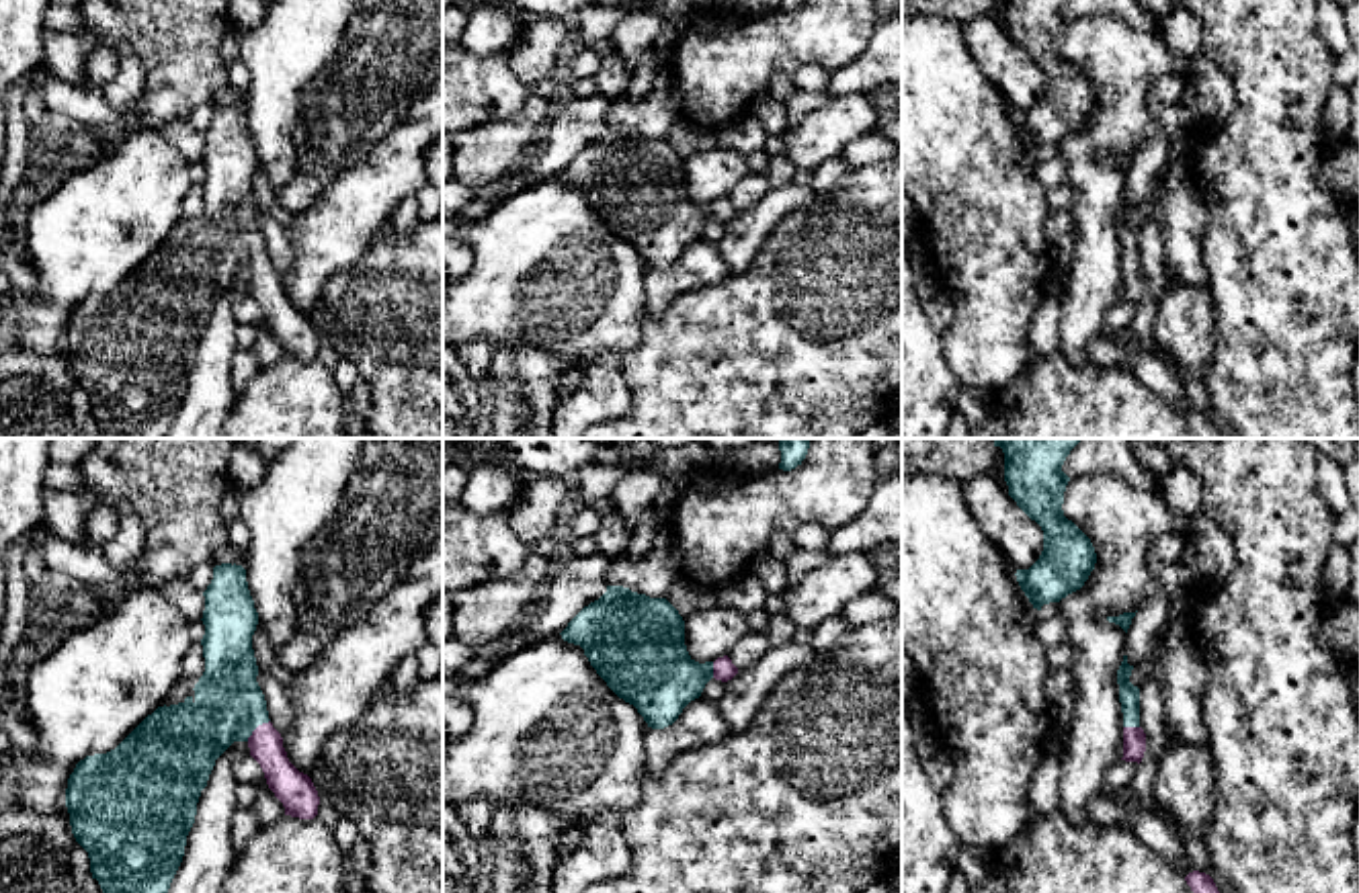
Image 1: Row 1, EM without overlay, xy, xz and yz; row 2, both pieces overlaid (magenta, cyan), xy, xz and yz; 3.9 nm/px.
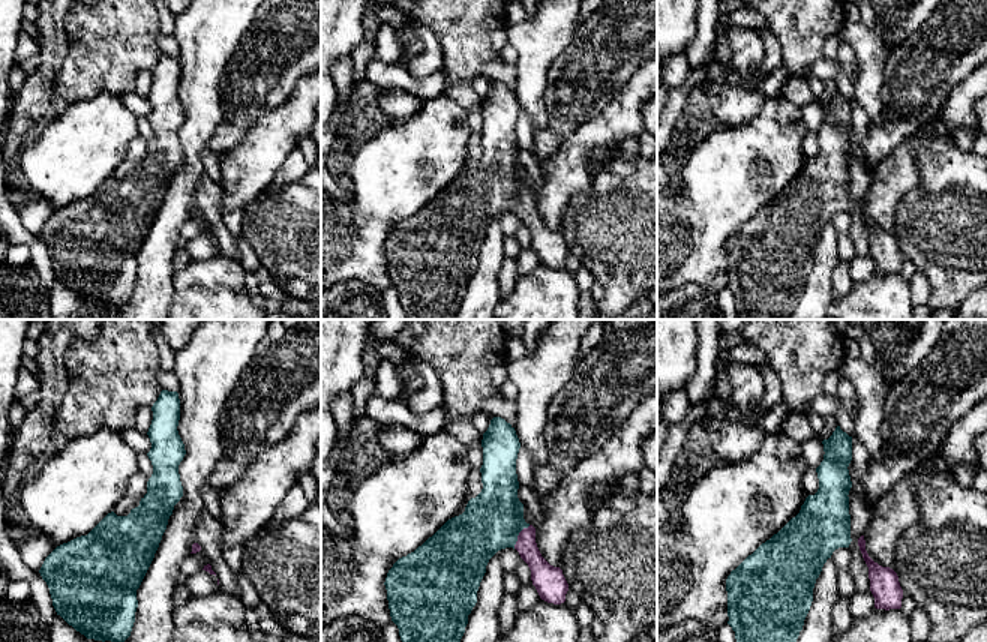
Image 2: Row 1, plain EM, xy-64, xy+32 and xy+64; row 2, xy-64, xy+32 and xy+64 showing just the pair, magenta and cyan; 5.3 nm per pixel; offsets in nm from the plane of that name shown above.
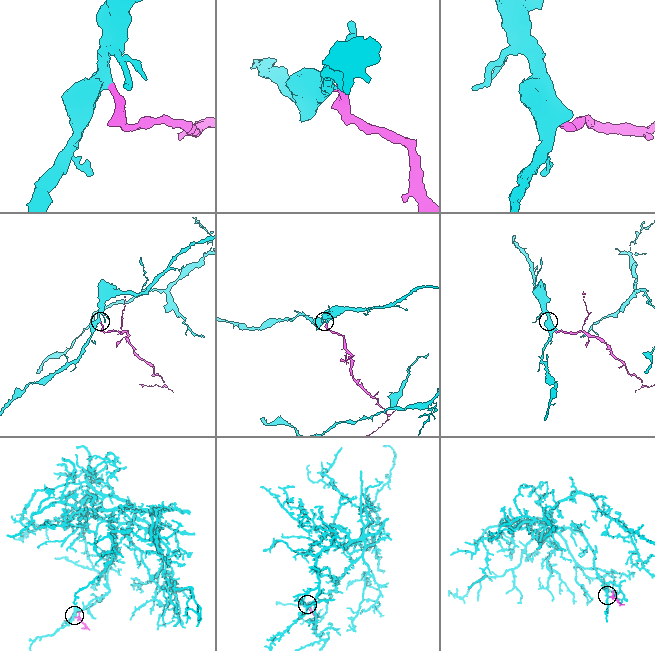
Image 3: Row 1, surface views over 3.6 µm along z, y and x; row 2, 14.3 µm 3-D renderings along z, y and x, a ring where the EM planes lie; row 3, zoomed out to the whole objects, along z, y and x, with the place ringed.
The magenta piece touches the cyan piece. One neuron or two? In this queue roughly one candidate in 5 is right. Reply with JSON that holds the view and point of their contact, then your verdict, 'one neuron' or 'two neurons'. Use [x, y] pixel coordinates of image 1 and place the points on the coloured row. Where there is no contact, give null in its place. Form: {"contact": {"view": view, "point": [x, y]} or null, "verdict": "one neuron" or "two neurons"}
{"contact": {"view": "xy", "point": [257, 728]}, "verdict": "one neuron"}

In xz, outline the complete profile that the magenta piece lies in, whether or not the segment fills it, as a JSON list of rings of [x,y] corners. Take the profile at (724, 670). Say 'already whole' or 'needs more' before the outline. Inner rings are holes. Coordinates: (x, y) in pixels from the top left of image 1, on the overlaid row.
needs more; [[[607,586],[607,592],[584,606],[560,635],[584,649],[590,666],[607,686],[633,705],[652,729],[672,725],[683,709],[701,696],[711,678],[728,682],[738,674],[728,655],[705,664],[689,655],[685,621],[666,598],[650,598],[623,586]]]

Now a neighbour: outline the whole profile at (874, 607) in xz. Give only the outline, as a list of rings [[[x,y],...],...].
[[[871,592],[847,604],[838,616],[853,627],[863,627],[875,621],[902,619],[902,602],[890,600],[879,592]]]

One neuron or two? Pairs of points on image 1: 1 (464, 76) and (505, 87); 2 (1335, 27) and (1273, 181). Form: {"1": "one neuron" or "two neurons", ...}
{"1": "one neuron", "2": "two neurons"}

